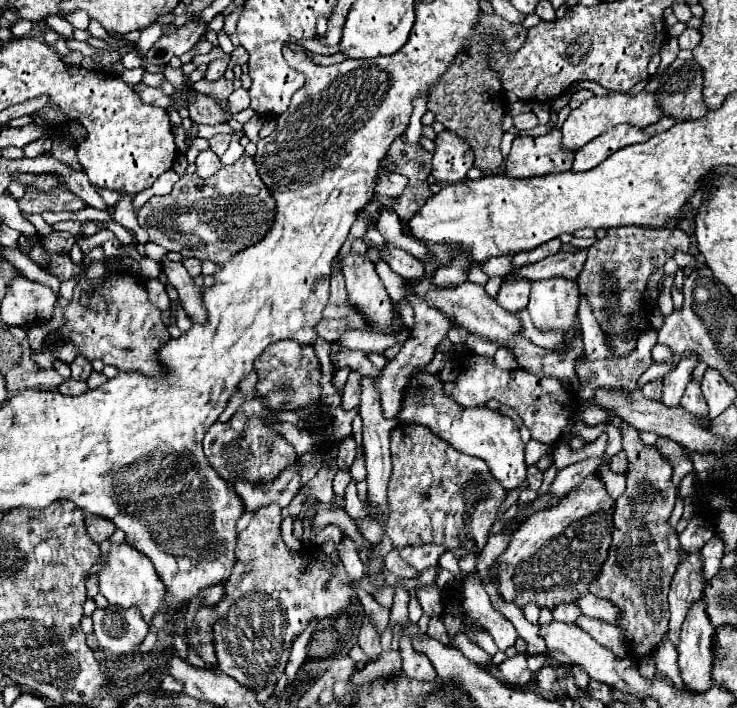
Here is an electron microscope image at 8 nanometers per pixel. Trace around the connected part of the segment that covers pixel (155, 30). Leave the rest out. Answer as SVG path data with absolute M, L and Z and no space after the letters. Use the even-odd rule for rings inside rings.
M157 22L157 24L151 24L145 32L141 32L141 38L139 38L139 56L141 54L145 54L159 38L161 38L161 34L163 34L163 30L161 30L161 24Z

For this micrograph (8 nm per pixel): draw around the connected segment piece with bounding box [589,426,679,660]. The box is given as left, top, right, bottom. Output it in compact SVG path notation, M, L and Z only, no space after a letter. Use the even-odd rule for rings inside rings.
M629 426L625 430L625 442L623 450L627 452L627 458L633 462L627 474L627 490L623 496L617 498L615 502L615 530L613 530L613 542L609 546L609 556L601 566L601 574L597 580L589 584L589 592L597 598L609 600L619 608L619 628L623 632L623 638L629 646L629 654L635 660L651 656L651 652L659 646L663 636L667 634L667 624L669 624L669 606L667 606L667 592L669 592L669 582L673 580L673 574L679 566L679 538L675 528L669 526L669 518L677 500L677 488L671 482L671 464L657 452L655 446L643 446L639 440L639 432Z

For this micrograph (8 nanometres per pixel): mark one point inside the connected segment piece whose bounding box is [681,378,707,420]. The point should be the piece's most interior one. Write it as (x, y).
(693, 400)

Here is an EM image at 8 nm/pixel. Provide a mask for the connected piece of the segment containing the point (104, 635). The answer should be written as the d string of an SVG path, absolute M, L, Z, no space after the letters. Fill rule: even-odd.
M107 606L103 610L97 608L91 618L99 646L113 654L135 652L149 632L149 624L135 606Z

